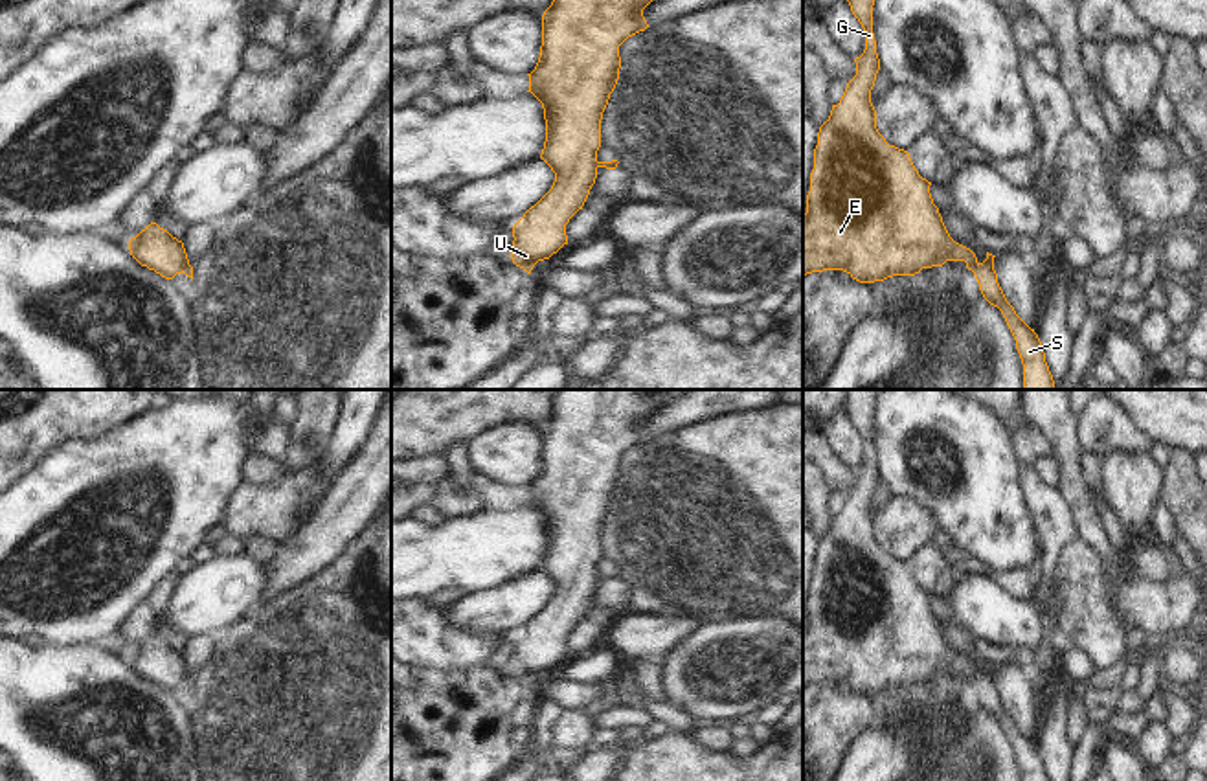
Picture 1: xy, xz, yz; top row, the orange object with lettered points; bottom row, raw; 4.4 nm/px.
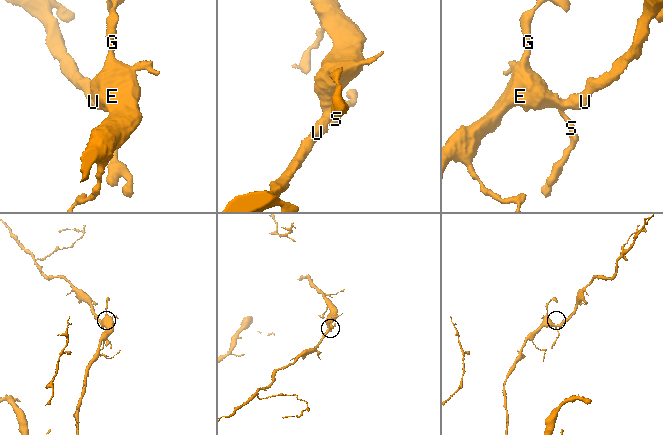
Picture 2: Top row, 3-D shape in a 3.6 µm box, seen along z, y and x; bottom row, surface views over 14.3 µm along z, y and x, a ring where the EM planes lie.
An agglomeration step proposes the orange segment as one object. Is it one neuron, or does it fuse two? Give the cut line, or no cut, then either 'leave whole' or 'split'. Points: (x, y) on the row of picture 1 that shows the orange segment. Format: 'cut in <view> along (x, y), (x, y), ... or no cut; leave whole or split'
cut in yz along (976, 261), (970, 269); split

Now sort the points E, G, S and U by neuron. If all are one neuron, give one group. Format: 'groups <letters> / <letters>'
groups E G U / S

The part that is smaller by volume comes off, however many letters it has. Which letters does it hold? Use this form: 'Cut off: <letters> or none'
Cut off: S

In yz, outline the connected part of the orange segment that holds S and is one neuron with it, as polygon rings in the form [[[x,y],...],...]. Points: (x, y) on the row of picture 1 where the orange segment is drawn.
[[[987,252],[983,263],[972,268],[983,298],[998,307],[1016,340],[1016,349],[1023,364],[1023,390],[1055,390],[1055,380],[1045,362],[1042,342],[1034,329],[1031,329],[1007,301],[994,270],[994,259]]]

